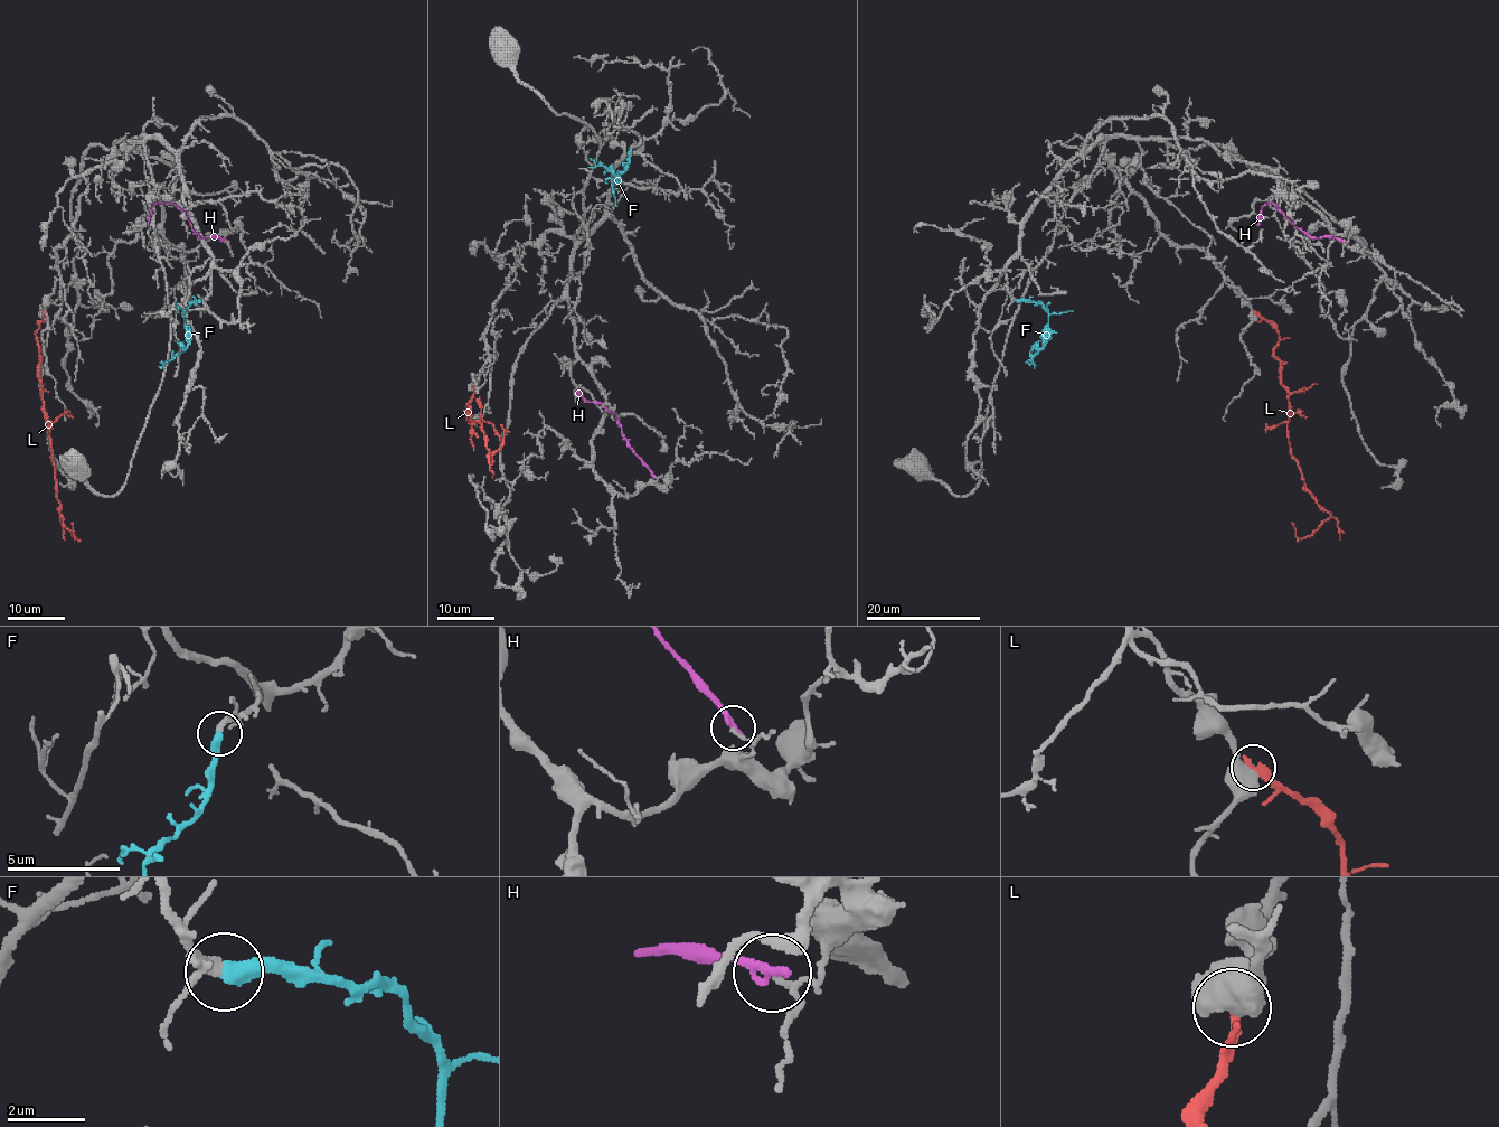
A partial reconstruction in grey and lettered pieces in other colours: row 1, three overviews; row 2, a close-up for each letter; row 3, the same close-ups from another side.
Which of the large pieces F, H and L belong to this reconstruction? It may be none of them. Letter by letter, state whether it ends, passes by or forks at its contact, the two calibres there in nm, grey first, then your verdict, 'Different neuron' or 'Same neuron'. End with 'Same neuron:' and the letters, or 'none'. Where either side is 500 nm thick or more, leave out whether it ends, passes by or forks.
F: It ends there. Thickness 200 nm (grey) against 440 nm. Same neuron
H: It ends there. Thickness 80 nm (grey) against 280 nm. Different neuron
L: Thickness 550 nm (grey) against 340 nm. Different neuron
Same neuron: F

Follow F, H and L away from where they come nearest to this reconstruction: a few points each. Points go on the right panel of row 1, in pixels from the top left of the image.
F: (1017, 301), (1039, 302), (1048, 311), (1044, 345), (1029, 364), (1025, 363)
H: (1341, 240), (1307, 235), (1271, 202), (1261, 208), (1257, 225)
L: (1255, 313), (1279, 334), (1274, 356), (1289, 394), (1291, 457), (1304, 487), (1330, 514), (1302, 538), (1291, 523)

